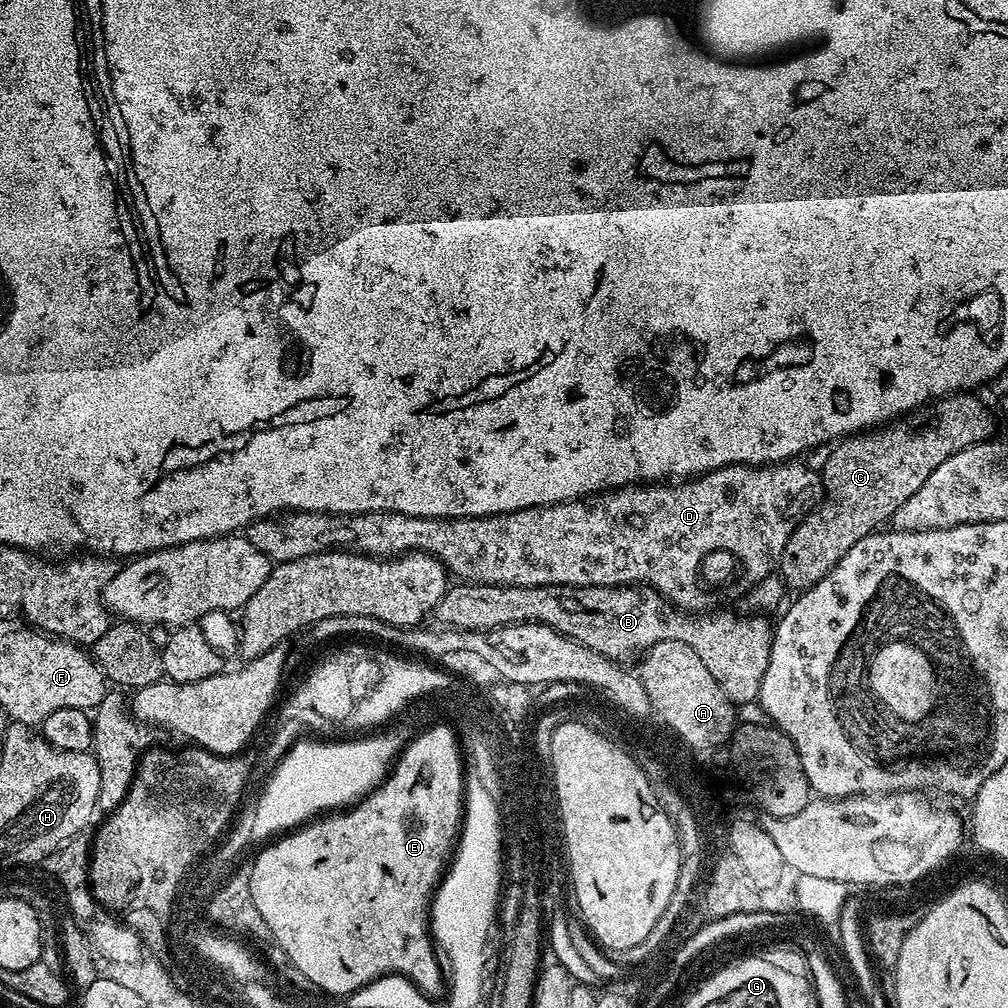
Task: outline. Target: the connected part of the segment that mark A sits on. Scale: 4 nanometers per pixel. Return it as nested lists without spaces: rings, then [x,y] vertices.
[[[658,642],[643,653],[641,660],[644,661],[640,668],[638,667],[638,675],[642,686],[652,694],[652,700],[655,700],[660,712],[664,713],[664,719],[668,720],[685,740],[697,745],[720,746],[733,735],[732,723],[736,720],[737,709],[729,704],[718,682],[710,678],[710,670],[702,666],[702,658],[698,658],[698,654],[694,654],[694,650],[686,646],[686,642]]]

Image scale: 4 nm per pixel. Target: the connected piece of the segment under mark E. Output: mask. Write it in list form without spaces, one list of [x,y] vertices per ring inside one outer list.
[[[442,726],[436,732],[428,732],[428,736],[412,742],[412,752],[404,756],[404,764],[400,764],[400,772],[392,776],[392,784],[388,784],[384,792],[373,788],[372,800],[368,800],[368,804],[364,804],[360,812],[352,812],[352,816],[344,816],[341,820],[328,820],[328,824],[320,824],[320,828],[293,831],[280,838],[285,840],[262,849],[260,860],[251,861],[250,894],[254,906],[258,908],[258,914],[262,914],[269,937],[273,941],[276,939],[277,949],[281,953],[291,952],[291,956],[300,963],[307,976],[311,979],[318,978],[325,986],[330,986],[332,992],[344,992],[344,988],[355,987],[355,983],[367,980],[368,976],[376,976],[377,972],[388,968],[400,968],[400,971],[408,972],[408,976],[416,976],[420,984],[431,988],[440,982],[440,976],[436,976],[436,964],[432,964],[432,952],[428,952],[428,940],[424,940],[424,900],[428,900],[428,888],[432,888],[432,883],[442,879],[442,873],[449,863],[444,852],[448,852],[448,843],[452,840],[452,828],[462,820],[462,789],[466,780],[462,772],[460,776],[460,752],[456,749],[456,744],[458,746],[458,740],[451,727]]]

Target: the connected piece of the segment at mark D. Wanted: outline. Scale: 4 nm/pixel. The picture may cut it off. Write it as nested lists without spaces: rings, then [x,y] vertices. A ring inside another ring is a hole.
[[[793,458],[787,462],[778,464],[726,464],[722,468],[715,468],[713,472],[706,472],[703,476],[689,478],[683,482],[645,482],[598,492],[590,496],[585,496],[579,500],[565,500],[563,504],[553,504],[542,508],[523,508],[517,512],[503,512],[497,516],[462,516],[459,518],[437,518],[434,516],[411,516],[410,514],[398,514],[397,512],[354,512],[351,514],[329,514],[326,512],[289,512],[287,514],[277,515],[275,518],[261,518],[253,520],[246,529],[246,535],[262,554],[266,554],[269,560],[276,564],[285,564],[294,558],[306,558],[310,554],[319,552],[330,552],[333,550],[351,550],[360,552],[363,556],[378,556],[381,558],[391,558],[393,556],[403,556],[405,552],[428,552],[435,556],[449,573],[457,581],[467,582],[469,584],[500,584],[504,588],[533,588],[534,586],[574,586],[575,588],[589,588],[590,586],[606,586],[607,588],[623,588],[625,586],[647,586],[652,588],[659,596],[664,597],[669,604],[673,602],[698,602],[698,592],[688,592],[690,586],[694,590],[694,580],[696,580],[696,564],[700,562],[702,556],[716,554],[730,550],[734,558],[728,558],[728,570],[730,574],[738,574],[736,580],[732,582],[734,576],[720,576],[722,584],[749,584],[754,587],[758,582],[769,579],[777,567],[782,550],[794,534],[794,530],[800,524],[800,521],[813,511],[825,499],[824,481],[821,473],[812,468],[807,468],[804,464],[799,464],[799,459]]]

